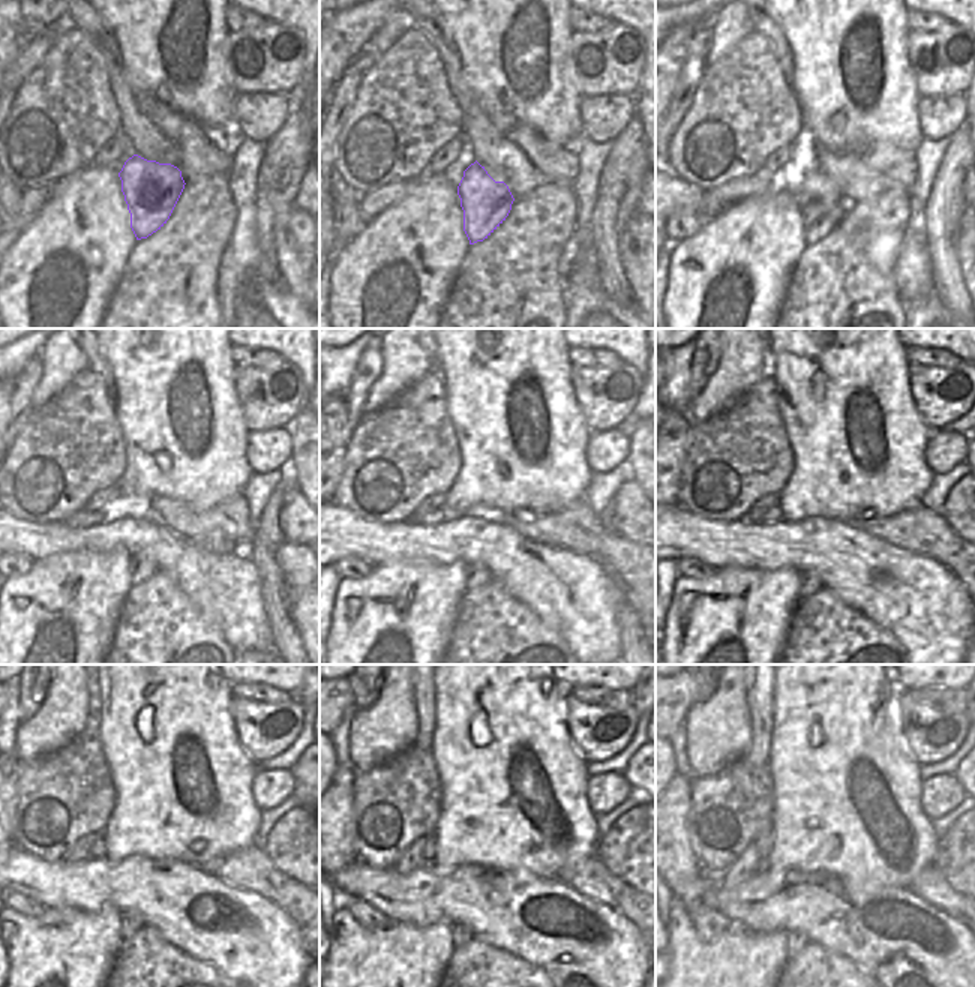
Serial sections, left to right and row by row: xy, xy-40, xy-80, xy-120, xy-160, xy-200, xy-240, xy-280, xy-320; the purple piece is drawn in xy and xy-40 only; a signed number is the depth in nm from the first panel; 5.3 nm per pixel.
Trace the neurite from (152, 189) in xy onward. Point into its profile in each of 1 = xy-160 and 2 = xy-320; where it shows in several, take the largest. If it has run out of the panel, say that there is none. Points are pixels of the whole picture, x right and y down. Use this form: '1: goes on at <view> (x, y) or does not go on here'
1: goes on at xy-160 (476, 575)
2: goes on at xy-320 (797, 942)

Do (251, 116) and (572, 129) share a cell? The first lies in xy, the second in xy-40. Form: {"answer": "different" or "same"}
{"answer": "different"}

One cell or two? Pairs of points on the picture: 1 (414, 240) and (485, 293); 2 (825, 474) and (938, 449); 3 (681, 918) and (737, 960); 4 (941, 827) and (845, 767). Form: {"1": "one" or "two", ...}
{"1": "two", "2": "two", "3": "one", "4": "two"}

